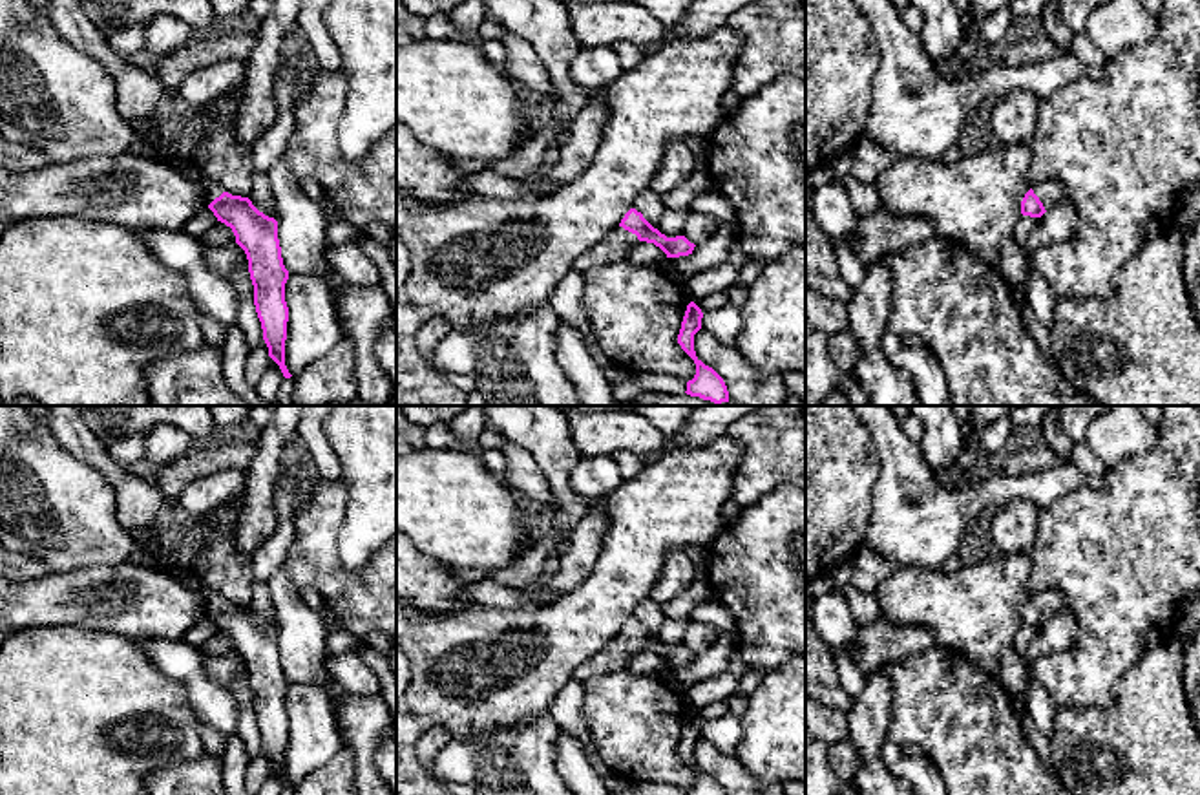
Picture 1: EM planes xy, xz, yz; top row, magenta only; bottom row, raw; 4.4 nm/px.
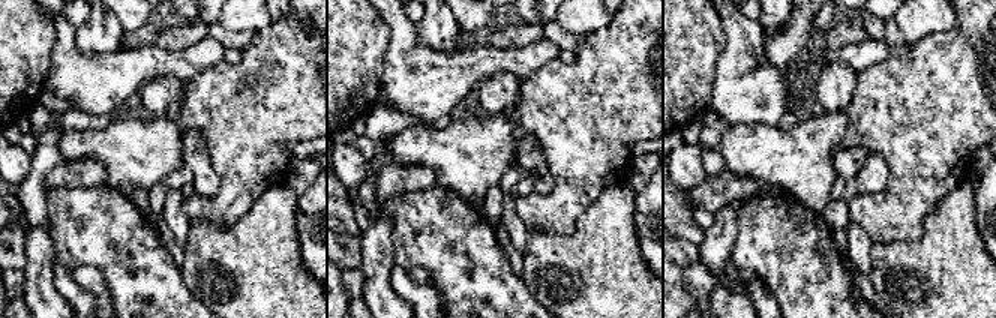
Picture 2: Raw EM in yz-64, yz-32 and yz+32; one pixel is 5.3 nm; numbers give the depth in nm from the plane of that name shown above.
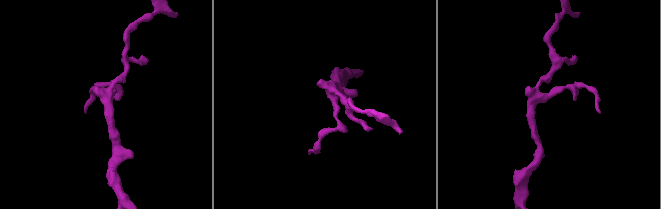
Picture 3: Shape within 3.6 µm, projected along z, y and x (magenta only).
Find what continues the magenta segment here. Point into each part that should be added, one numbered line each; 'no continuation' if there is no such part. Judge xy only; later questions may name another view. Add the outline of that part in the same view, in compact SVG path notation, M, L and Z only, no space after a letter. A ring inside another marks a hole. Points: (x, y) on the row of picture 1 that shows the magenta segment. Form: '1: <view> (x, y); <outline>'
1: xy (212, 187); M205 177L205 205L208 205L225 192L223 185L216 177Z

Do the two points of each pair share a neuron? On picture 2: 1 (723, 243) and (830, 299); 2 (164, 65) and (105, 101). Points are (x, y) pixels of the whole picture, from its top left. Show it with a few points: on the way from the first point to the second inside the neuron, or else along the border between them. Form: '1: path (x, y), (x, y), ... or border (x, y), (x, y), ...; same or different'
1: border (738, 213), (734, 249), (729, 258); different
2: path (149, 65), (141, 65), (120, 86); same

